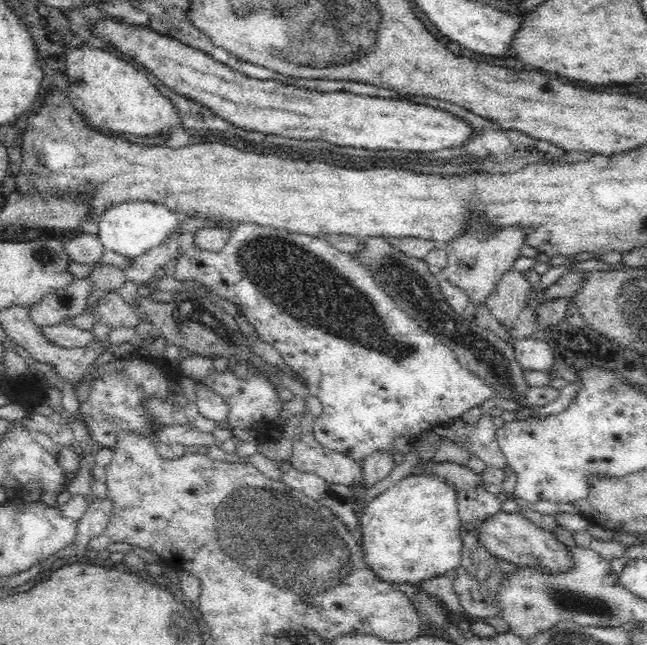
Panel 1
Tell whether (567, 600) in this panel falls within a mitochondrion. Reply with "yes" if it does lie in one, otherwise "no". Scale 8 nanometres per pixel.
yes

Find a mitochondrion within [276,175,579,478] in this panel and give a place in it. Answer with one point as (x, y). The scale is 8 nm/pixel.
(407, 281)

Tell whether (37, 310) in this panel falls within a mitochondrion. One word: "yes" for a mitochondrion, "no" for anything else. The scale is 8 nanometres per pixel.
no

